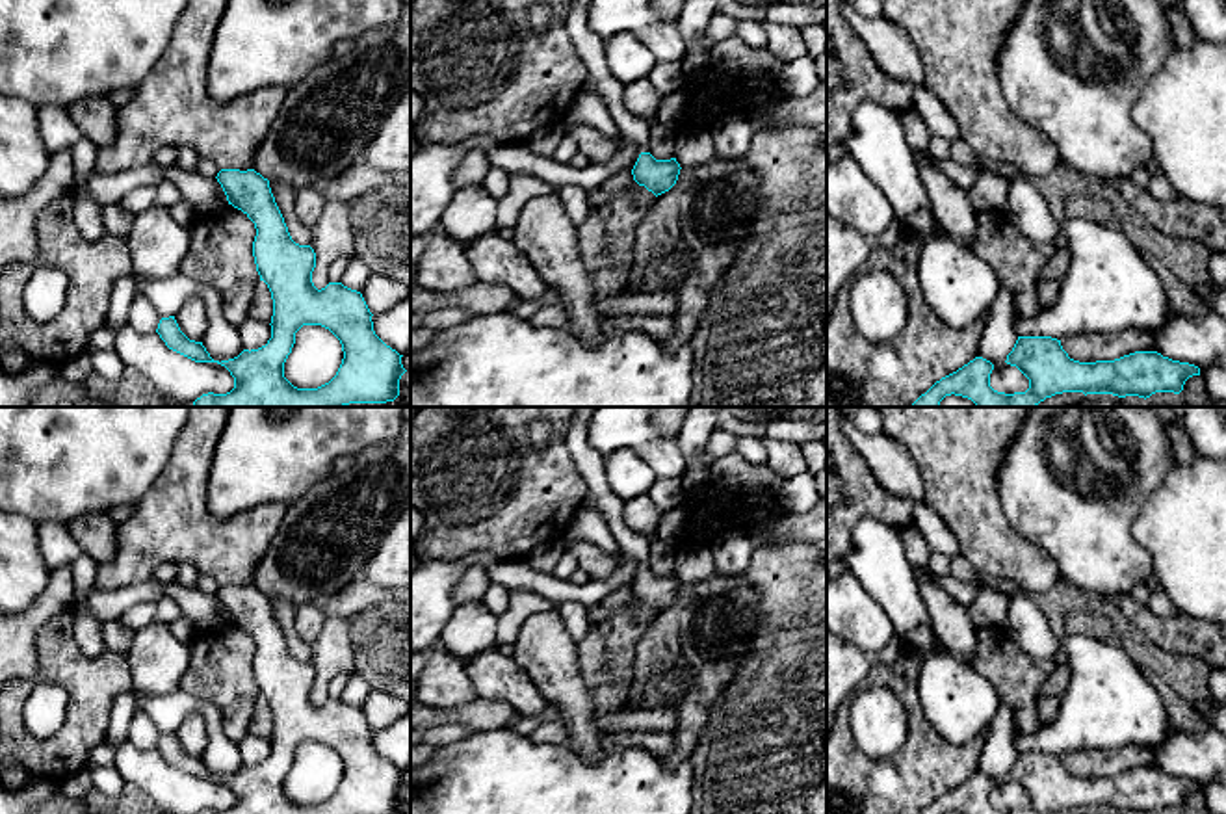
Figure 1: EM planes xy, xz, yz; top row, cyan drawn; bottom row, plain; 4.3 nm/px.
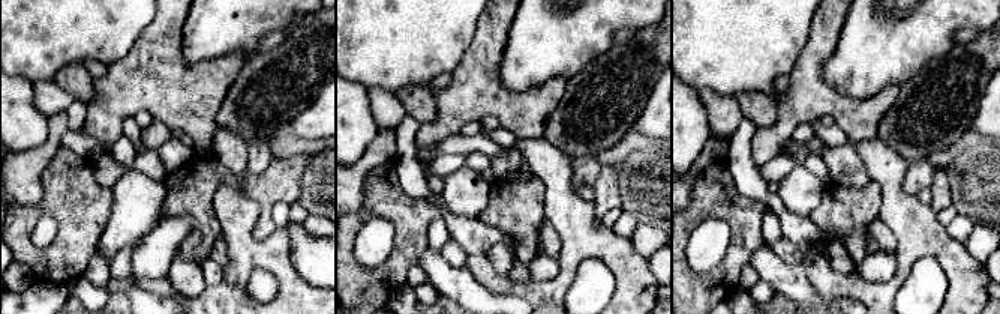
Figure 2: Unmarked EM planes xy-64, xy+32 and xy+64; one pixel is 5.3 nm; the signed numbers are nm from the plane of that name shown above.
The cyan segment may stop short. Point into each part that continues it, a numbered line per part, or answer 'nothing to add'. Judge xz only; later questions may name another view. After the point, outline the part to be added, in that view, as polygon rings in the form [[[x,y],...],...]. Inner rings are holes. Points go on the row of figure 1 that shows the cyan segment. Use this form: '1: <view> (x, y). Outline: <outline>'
nothing to add

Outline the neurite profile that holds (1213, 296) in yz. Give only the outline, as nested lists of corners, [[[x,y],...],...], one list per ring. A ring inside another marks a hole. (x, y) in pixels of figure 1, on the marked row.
[[[1207,281],[1204,284],[1194,284],[1193,292],[1209,310],[1226,320],[1226,288]]]

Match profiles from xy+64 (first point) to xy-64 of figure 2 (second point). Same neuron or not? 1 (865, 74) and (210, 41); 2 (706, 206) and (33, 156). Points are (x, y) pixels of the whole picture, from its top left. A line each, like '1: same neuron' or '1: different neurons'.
1: same neuron
2: different neurons

